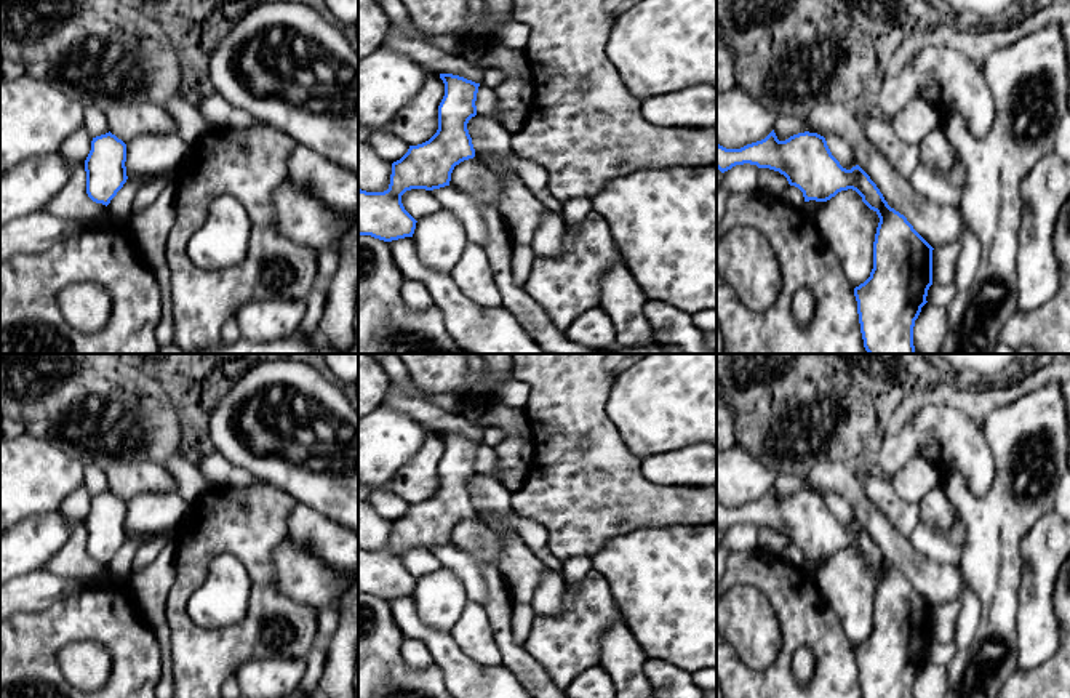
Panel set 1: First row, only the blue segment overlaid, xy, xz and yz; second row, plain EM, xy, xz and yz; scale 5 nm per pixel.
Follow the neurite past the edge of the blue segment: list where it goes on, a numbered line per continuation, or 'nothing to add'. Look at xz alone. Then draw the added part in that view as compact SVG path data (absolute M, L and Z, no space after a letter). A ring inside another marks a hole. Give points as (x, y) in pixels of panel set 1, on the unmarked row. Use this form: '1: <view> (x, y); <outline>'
nothing to add

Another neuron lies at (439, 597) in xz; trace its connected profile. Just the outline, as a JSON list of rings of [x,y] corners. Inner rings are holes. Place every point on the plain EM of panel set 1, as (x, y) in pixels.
[[[445,567],[419,578],[411,597],[421,621],[438,631],[451,631],[467,604],[462,581]]]

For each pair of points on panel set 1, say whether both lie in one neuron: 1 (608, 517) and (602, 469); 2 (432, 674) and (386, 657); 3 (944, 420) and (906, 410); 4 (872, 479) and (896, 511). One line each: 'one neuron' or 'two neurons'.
1: one neuron
2: one neuron
3: two neurons
4: one neuron

